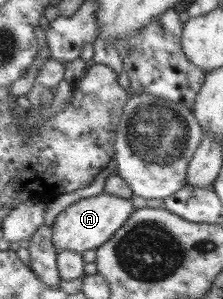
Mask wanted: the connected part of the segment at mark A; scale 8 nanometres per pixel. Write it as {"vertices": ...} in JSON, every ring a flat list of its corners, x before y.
{"vertices":[[102,192,91,197,81,198,65,207,57,214,50,225,51,247,55,253,69,251,81,254,86,250,94,250,103,245,116,229,133,213,130,198,112,196]]}

